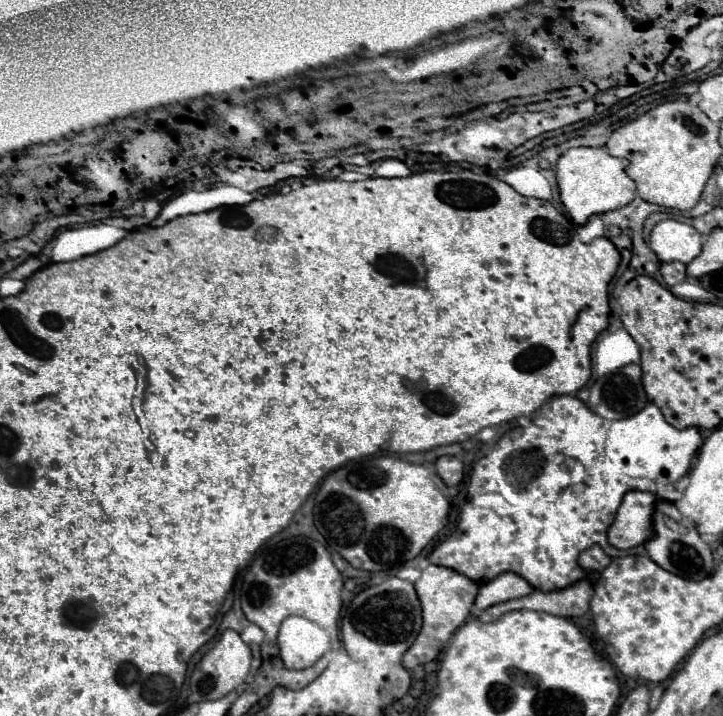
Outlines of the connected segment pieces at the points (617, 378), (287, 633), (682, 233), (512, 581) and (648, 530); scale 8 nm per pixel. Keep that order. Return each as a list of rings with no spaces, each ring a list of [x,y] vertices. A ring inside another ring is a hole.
[[[626,365],[616,373],[610,373],[596,381],[594,391],[600,395],[600,401],[614,411],[618,417],[608,419],[622,419],[638,413],[646,407],[646,393],[640,383],[640,367]]]
[[[288,617],[280,627],[278,647],[286,667],[306,669],[330,649],[330,637],[320,625],[304,617]]]
[[[664,219],[654,225],[650,235],[650,249],[660,261],[682,261],[690,263],[700,255],[702,235],[682,221]]]
[[[502,573],[494,581],[488,581],[488,583],[480,585],[478,595],[476,595],[476,607],[478,609],[488,609],[496,603],[518,599],[518,597],[524,597],[532,591],[534,589],[528,585],[526,579],[518,577],[516,573]]]
[[[630,491],[626,493],[614,523],[608,529],[608,541],[618,549],[632,549],[644,545],[654,537],[654,493]]]

